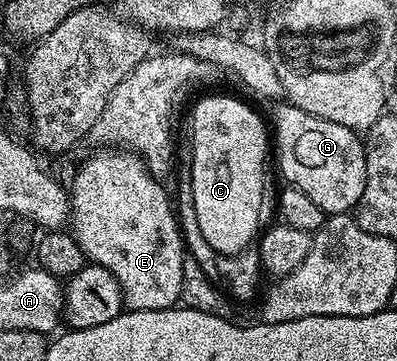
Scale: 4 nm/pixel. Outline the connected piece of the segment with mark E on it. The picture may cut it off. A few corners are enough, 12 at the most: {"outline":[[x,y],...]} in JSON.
{"outline":[[137,154],[74,174],[69,233],[126,310],[179,305],[175,203]]}

